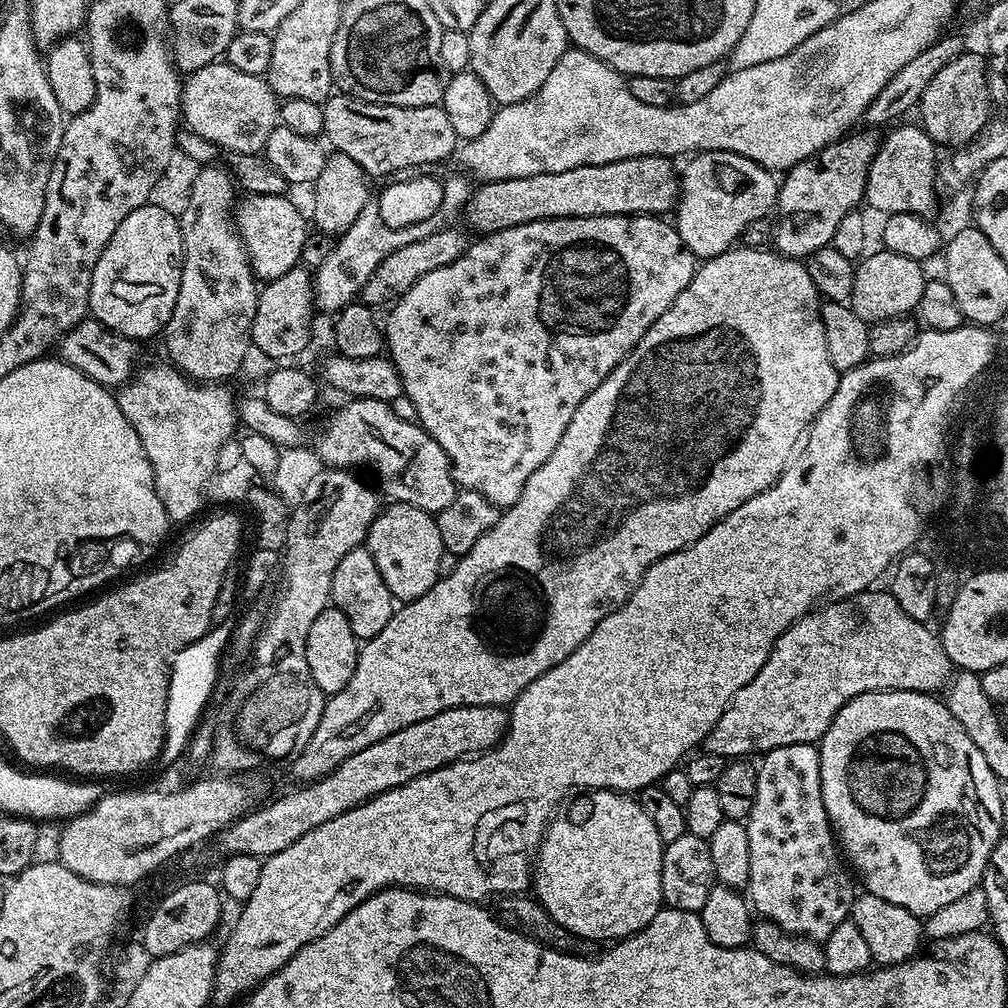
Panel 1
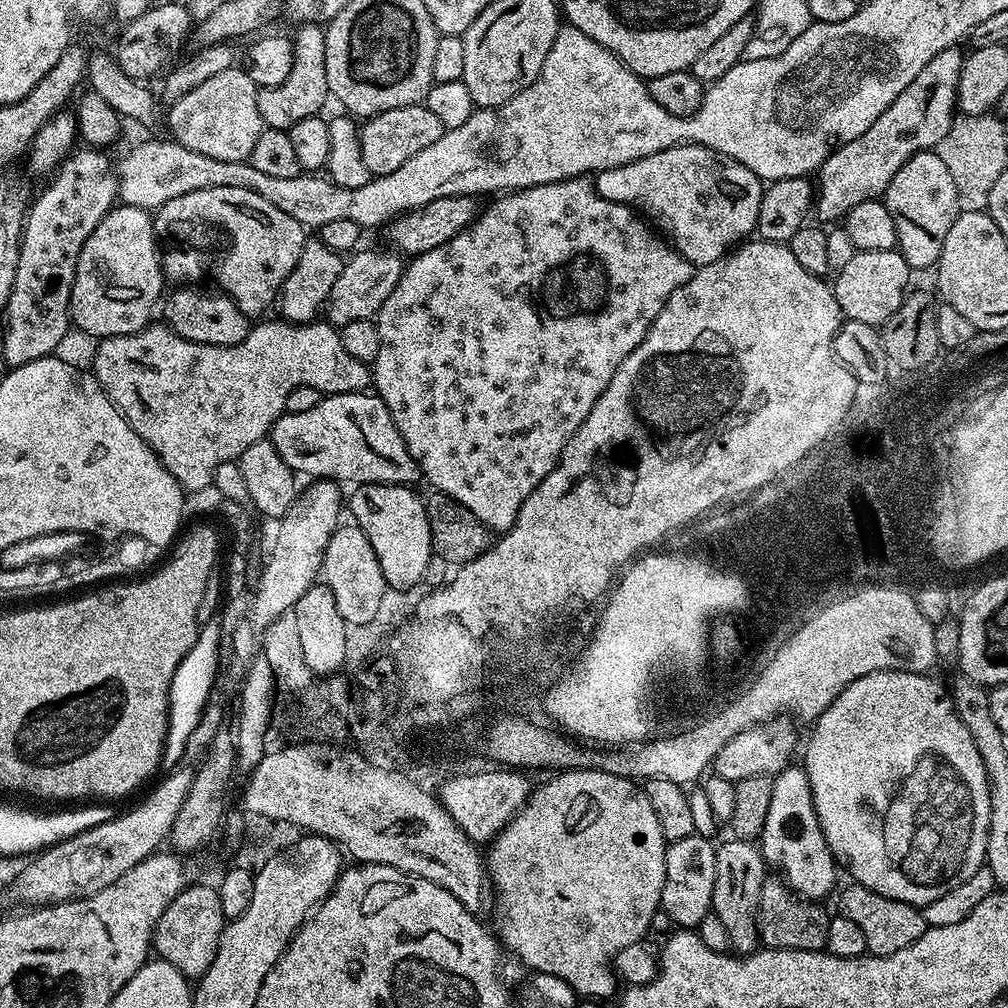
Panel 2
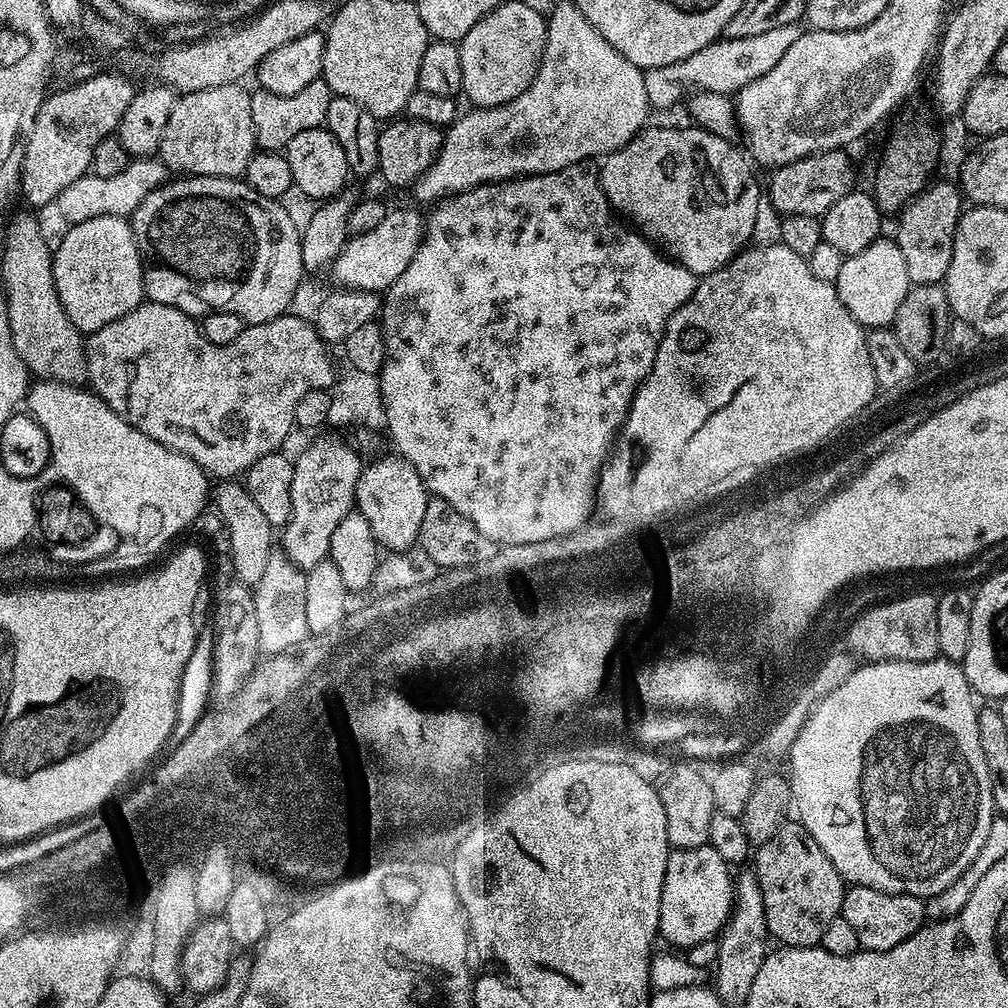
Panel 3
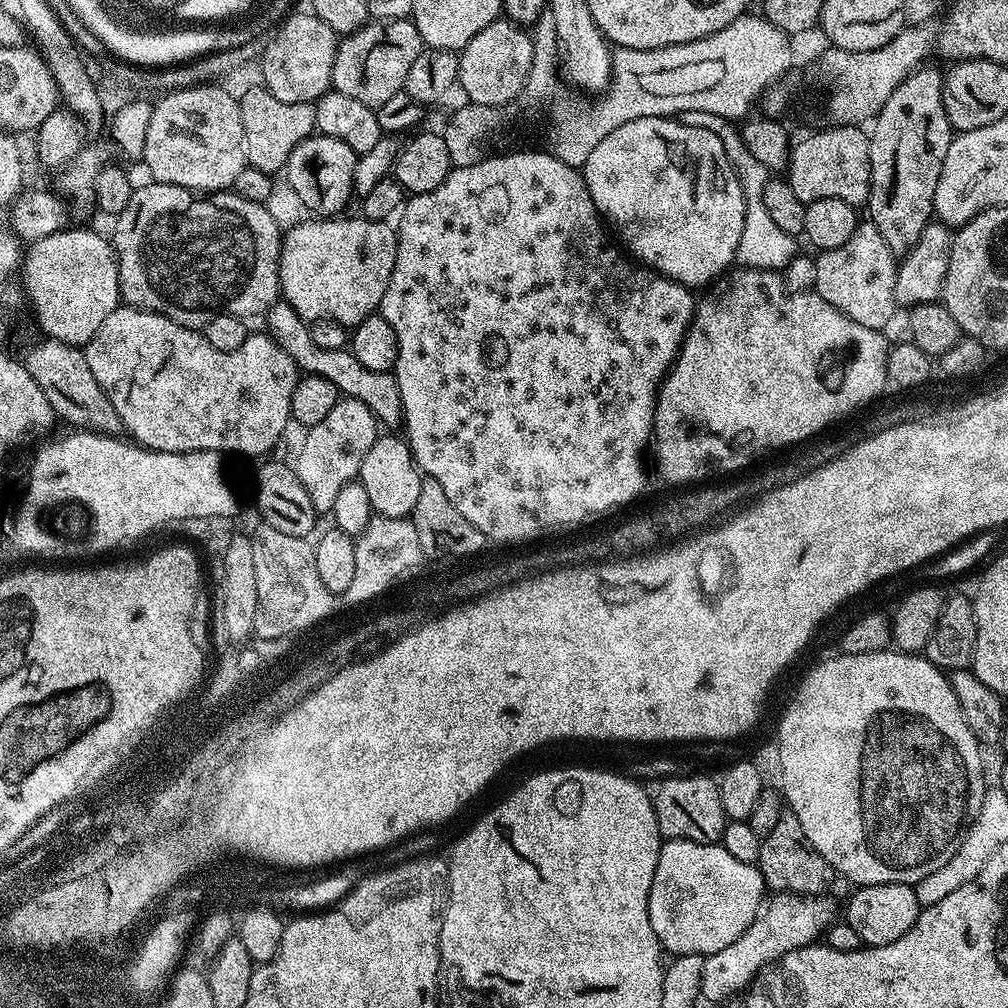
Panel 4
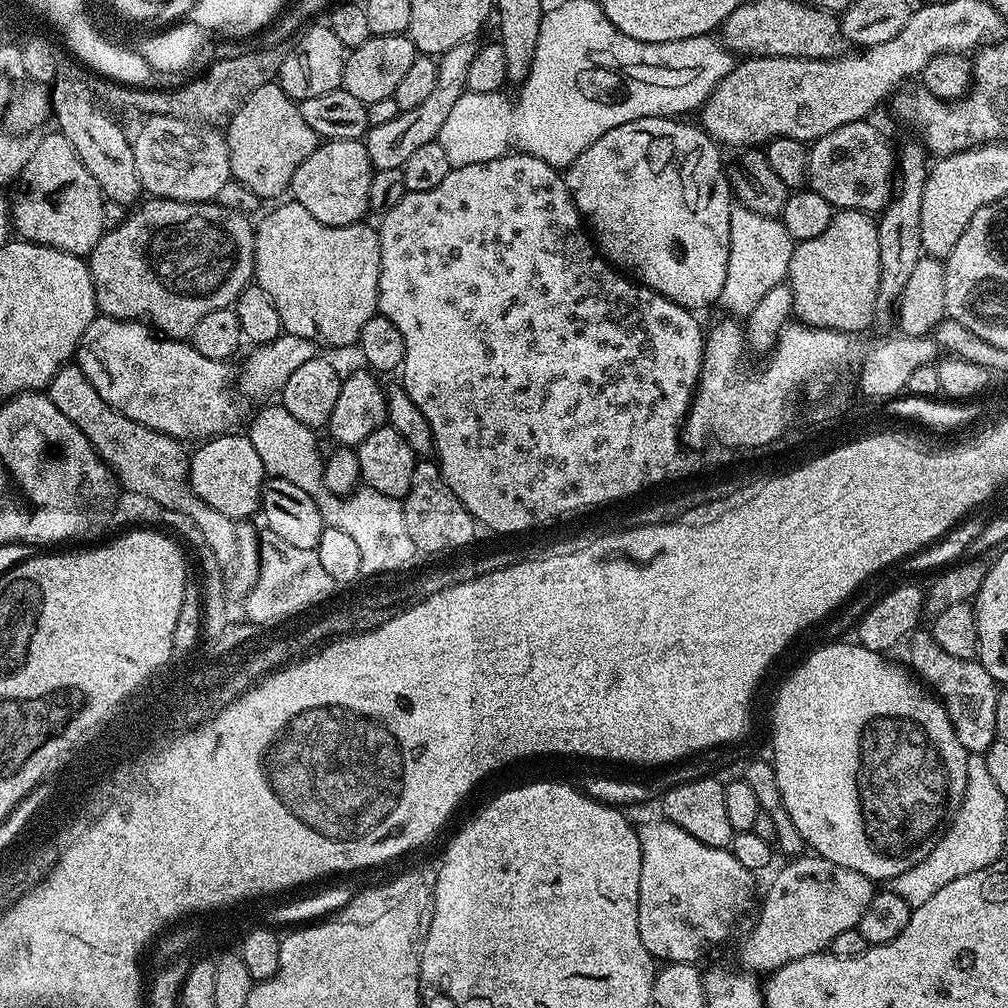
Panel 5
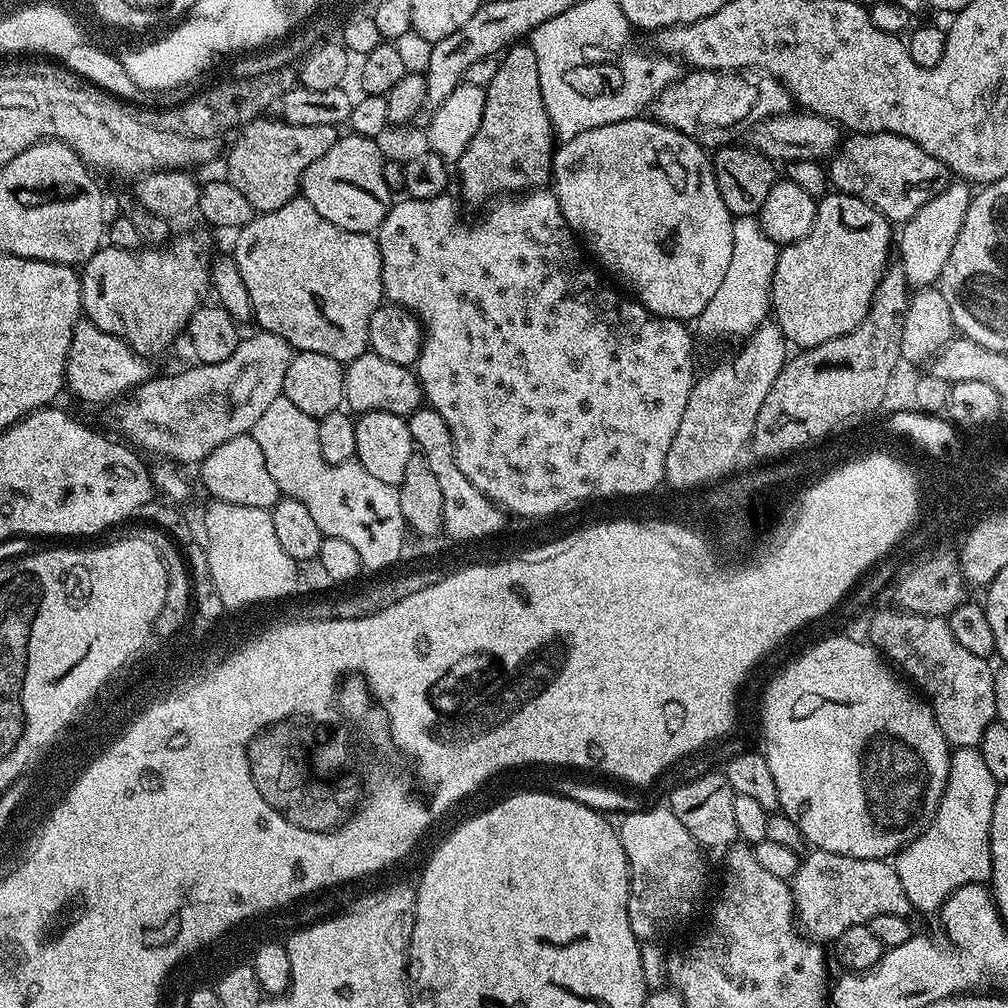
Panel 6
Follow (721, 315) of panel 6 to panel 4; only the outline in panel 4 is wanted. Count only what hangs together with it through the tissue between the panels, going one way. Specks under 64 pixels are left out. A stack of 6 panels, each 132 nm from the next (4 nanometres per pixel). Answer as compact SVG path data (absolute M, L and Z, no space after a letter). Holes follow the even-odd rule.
M686 110L679 113L679 120L686 126L698 126L702 130L710 130L722 142L726 150L726 158L730 158L730 166L735 170L738 182L742 186L742 194L746 202L746 222L742 222L742 238L738 238L736 260L745 268L762 268L775 272L788 267L788 263L798 255L797 237L791 236L770 218L763 202L763 190L766 189L770 173L746 146L740 137L740 129L733 121L722 118L718 114L710 114L707 110Z

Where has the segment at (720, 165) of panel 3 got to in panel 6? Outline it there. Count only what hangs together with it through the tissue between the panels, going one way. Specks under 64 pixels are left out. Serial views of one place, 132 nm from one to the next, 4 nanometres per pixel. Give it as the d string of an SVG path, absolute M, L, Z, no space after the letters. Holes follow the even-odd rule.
M655 118L644 119L594 126L563 141L552 154L550 188L558 198L558 206L562 206L566 222L605 273L613 272L652 315L692 322L706 310L706 302L714 298L730 266L734 217L719 193L712 160L704 145L659 124Z

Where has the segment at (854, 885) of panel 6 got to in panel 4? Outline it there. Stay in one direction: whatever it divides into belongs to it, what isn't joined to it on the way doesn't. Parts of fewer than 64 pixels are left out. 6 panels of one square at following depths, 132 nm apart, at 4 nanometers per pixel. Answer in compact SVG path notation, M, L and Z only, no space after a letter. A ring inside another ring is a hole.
M828 894L811 898L777 895L776 901L772 905L769 903L761 911L755 922L746 930L746 934L738 938L738 942L730 942L726 950L718 950L718 954L704 957L700 983L701 997L705 1001L708 999L712 1004L720 1004L723 1000L730 999L735 992L743 993L759 972L768 964L773 964L775 960L782 958L782 954L819 941L838 916L838 908L836 912L836 904L830 897Z

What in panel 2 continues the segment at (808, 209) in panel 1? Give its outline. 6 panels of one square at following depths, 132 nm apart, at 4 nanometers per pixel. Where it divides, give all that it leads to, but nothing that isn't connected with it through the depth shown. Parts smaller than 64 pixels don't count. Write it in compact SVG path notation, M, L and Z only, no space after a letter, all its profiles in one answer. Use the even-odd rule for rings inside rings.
M953 46L934 54L926 66L922 66L918 78L890 102L890 106L858 138L835 148L823 160L818 169L820 184L814 188L814 212L824 220L836 222L847 216L858 202L878 200L890 186L894 174L914 154L931 152L946 134L958 116L958 78L962 74L965 53Z

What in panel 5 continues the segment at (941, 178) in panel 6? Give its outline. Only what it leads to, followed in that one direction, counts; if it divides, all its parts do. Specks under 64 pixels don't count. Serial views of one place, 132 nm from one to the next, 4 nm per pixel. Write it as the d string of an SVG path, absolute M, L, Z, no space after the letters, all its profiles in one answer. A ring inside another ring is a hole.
M868 120L850 122L846 126L838 126L838 130L830 130L822 138L818 138L808 150L808 183L807 187L813 192L822 194L833 209L858 210L869 214L879 214L892 201L894 181L898 167L898 152L890 141L884 137L880 128L875 128Z

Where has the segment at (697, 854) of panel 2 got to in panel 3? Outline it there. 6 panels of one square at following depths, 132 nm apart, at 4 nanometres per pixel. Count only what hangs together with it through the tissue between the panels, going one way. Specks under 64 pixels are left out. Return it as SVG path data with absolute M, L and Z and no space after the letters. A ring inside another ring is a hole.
M708 843L701 848L677 848L669 851L662 882L659 939L676 950L698 946L698 942L716 940L732 912L734 876L730 865Z

